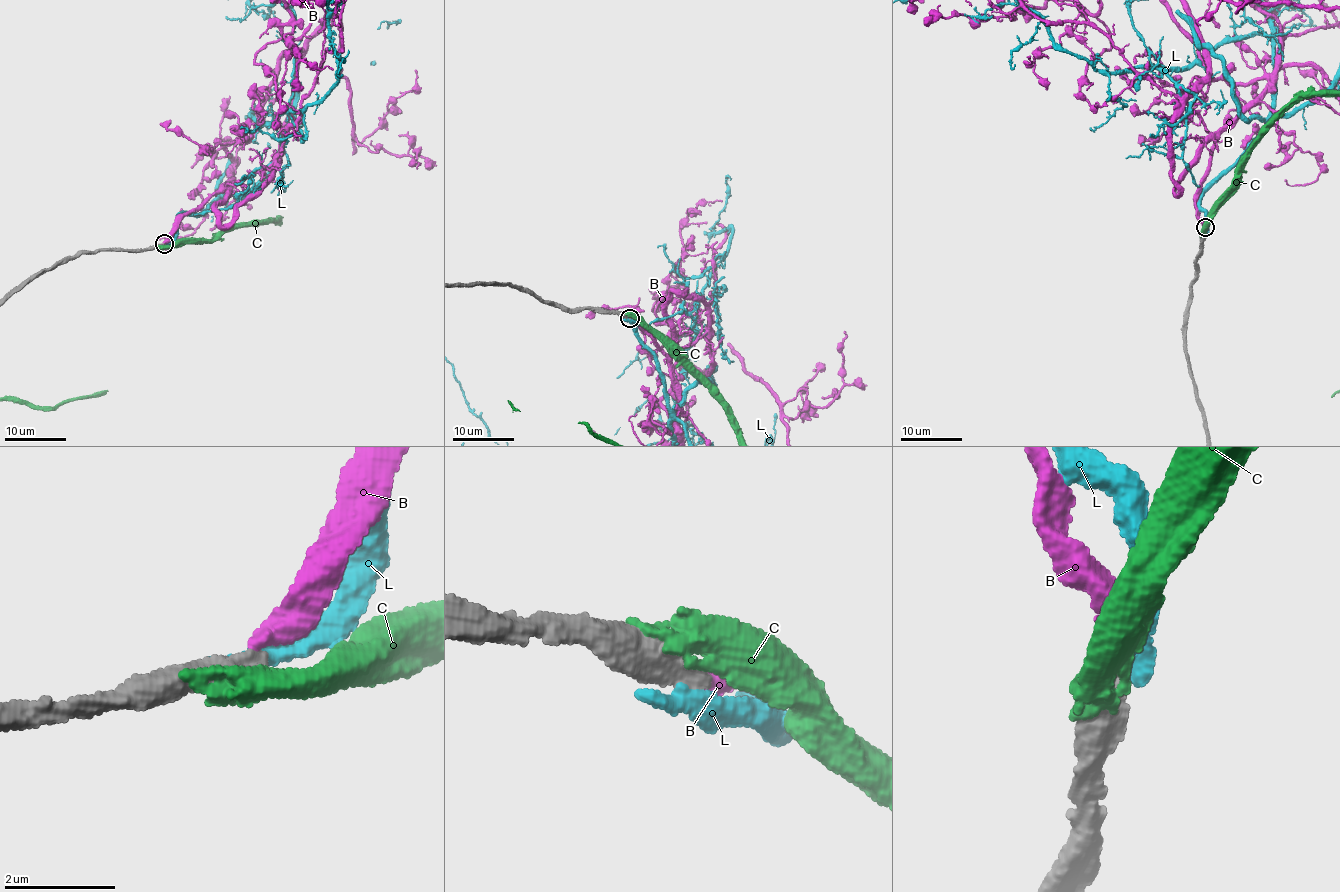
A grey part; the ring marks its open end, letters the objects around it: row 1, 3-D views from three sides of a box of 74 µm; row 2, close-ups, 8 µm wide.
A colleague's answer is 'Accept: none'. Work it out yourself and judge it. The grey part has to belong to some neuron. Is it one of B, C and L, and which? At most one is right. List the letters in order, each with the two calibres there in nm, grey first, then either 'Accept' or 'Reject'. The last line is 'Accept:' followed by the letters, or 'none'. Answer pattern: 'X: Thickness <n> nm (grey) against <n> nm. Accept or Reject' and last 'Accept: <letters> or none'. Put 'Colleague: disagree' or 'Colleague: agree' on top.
Colleague: agree
B: Thickness 440 nm (grey) against 400 nm. Reject
C: Thickness 480 nm (grey) against 550 nm. Reject
L: Thickness 500 nm (grey) against 440 nm. Reject
Accept: none

